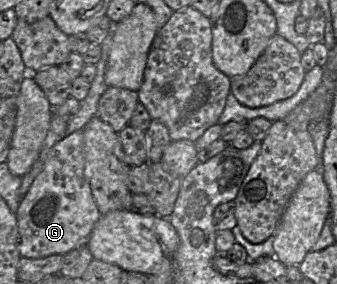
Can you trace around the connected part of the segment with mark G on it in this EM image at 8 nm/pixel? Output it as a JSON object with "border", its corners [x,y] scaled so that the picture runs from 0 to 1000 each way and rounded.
{"border":[[[228,458],[139,535],[125,599],[59,711],[47,750],[56,894],[92,912],[193,898],[237,849],[261,845],[297,764],[252,620],[246,465]]]}

